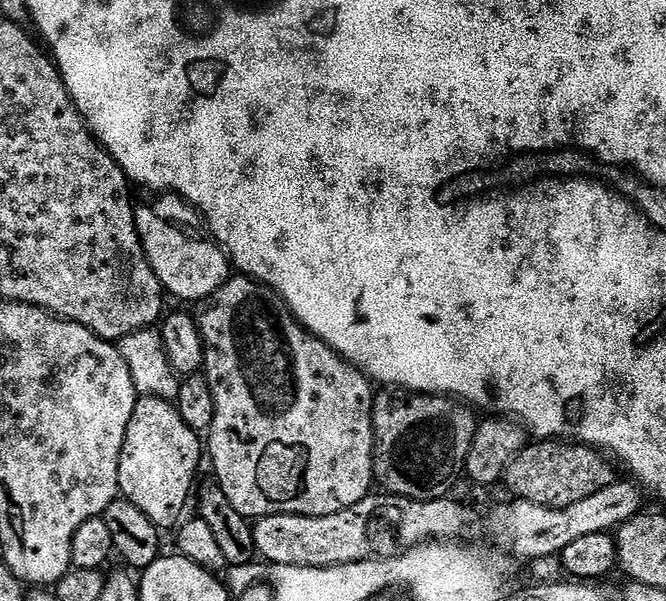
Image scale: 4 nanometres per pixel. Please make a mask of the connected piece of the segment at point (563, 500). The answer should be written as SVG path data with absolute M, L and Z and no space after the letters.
M536 442L529 443L508 464L502 479L503 486L509 488L515 499L534 502L547 508L565 508L598 494L606 486L617 483L618 476L603 460L597 449L579 442Z

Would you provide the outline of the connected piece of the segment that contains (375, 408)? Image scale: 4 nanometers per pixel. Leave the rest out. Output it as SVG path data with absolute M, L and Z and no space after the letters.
M380 390L375 393L372 402L372 429L376 435L376 451L374 453L374 480L380 484L385 493L393 496L405 496L411 500L442 500L449 495L448 492L456 484L456 479L465 475L464 463L470 451L478 425L477 413L469 405L451 396L429 396L427 392L406 392L403 390Z

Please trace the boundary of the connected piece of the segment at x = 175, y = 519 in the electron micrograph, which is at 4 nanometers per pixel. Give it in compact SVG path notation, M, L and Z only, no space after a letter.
M140 396L136 409L132 411L120 455L120 496L134 502L134 506L138 506L138 510L142 510L142 514L146 514L157 528L175 529L185 515L184 507L196 480L200 456L202 460L201 437L182 422L175 403L153 396Z

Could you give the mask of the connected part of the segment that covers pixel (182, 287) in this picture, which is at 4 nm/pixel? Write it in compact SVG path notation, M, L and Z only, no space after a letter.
M142 206L136 208L136 225L140 240L144 244L144 253L148 255L148 261L154 270L154 274L159 278L160 284L169 297L177 296L180 300L204 302L207 301L208 297L213 296L230 278L230 261L224 249L211 239L195 240L194 237L187 236L182 229L167 224L154 209L142 208Z

